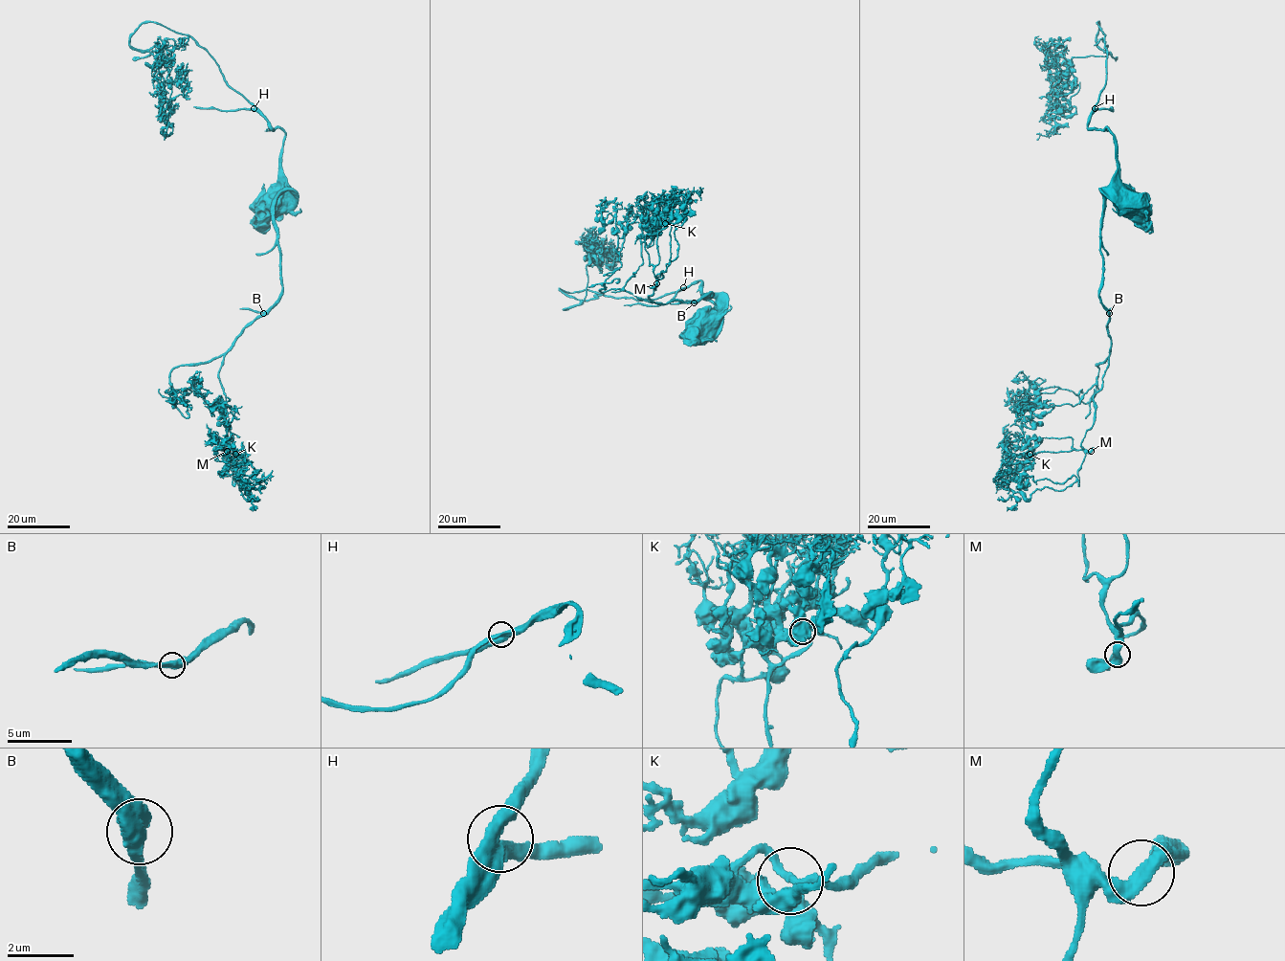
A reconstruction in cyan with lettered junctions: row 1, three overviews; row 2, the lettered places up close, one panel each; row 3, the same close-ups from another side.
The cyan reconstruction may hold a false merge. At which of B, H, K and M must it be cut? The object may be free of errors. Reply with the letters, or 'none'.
none

